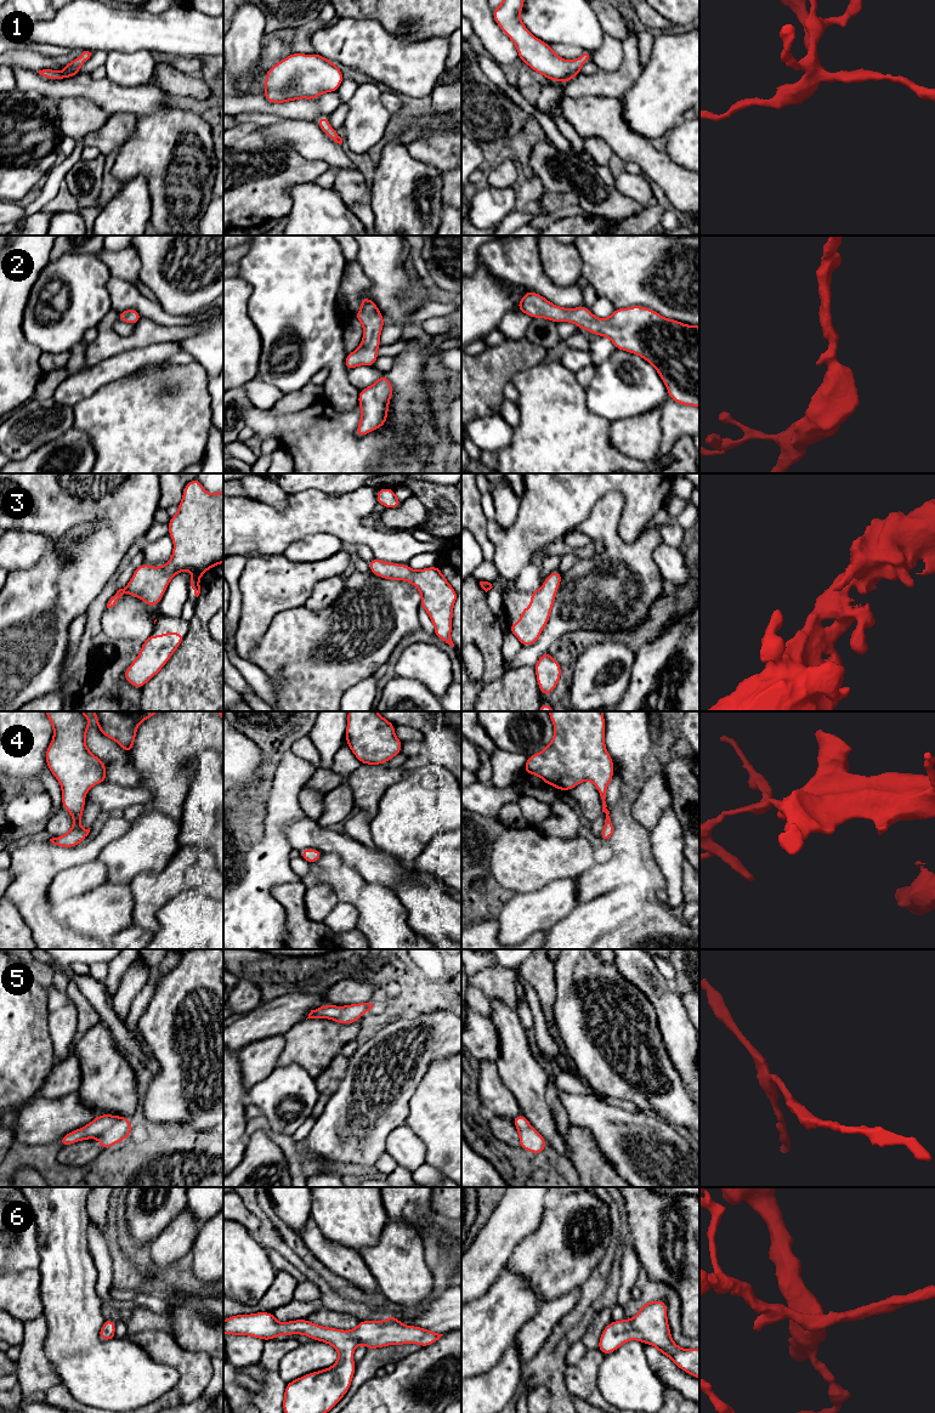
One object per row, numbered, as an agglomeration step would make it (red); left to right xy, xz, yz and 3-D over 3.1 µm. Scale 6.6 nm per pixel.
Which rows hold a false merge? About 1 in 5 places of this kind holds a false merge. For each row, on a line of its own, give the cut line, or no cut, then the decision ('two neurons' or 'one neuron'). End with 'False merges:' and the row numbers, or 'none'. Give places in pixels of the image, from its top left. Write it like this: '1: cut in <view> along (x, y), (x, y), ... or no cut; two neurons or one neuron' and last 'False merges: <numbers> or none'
1: no cut; one neuron
2: no cut; one neuron
3: no cut; one neuron
4: no cut; one neuron
5: no cut; one neuron
6: no cut; one neuron
False merges: none

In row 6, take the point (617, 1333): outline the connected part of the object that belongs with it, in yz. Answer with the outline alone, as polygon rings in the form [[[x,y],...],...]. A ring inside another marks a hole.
[[[654,1300],[642,1304],[634,1318],[612,1321],[604,1329],[597,1349],[604,1355],[608,1355],[628,1340],[639,1340],[656,1346],[680,1369],[699,1379],[699,1349],[681,1349],[673,1341],[665,1301]]]

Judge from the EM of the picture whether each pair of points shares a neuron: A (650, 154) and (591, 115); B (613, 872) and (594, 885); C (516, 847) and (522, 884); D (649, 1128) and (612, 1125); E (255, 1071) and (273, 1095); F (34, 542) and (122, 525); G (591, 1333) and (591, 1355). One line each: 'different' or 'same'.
A: same
B: same
C: same
D: same
E: different
F: different
G: different

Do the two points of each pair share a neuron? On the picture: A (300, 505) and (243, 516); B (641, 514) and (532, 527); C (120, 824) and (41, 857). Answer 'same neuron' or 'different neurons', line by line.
A: same neuron
B: same neuron
C: same neuron

